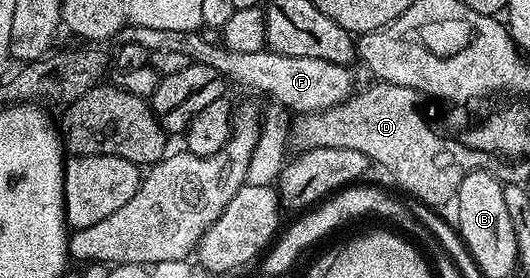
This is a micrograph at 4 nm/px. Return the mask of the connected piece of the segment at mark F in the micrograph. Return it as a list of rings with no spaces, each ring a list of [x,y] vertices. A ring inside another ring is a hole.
[[[137,24],[132,31],[132,40],[140,43],[140,47],[148,47],[150,51],[171,50],[188,55],[193,64],[212,67],[231,82],[247,85],[250,89],[258,88],[260,92],[275,97],[284,108],[291,109],[294,115],[319,113],[336,107],[356,89],[354,77],[347,66],[325,59],[292,58],[291,55],[273,53],[268,48],[252,51],[248,55],[229,53],[221,43],[213,45],[204,42],[198,31],[160,31],[160,27],[140,27]]]

